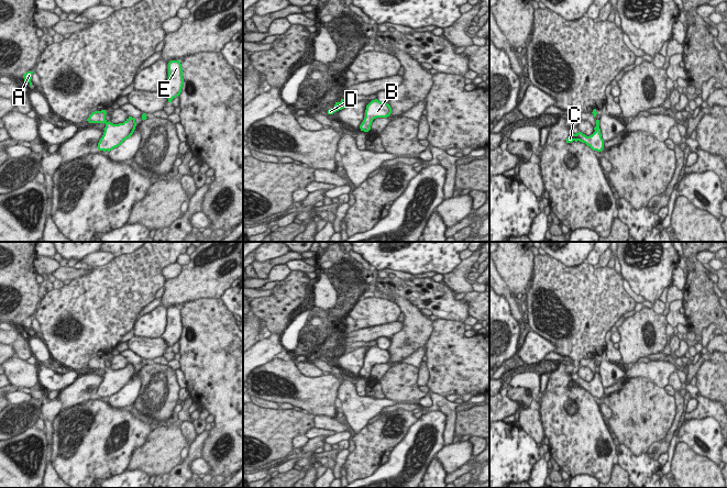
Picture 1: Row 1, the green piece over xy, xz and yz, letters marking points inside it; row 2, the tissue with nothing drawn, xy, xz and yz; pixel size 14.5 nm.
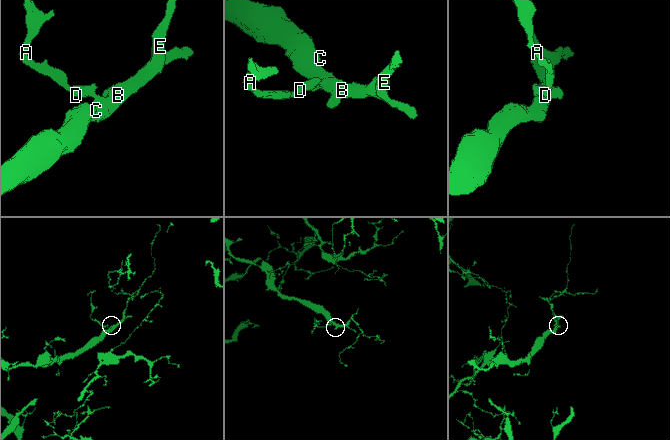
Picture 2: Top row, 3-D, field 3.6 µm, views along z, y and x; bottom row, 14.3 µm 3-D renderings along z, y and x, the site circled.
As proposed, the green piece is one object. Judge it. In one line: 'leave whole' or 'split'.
leave whole

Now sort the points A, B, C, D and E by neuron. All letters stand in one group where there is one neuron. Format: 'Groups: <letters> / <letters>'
Groups: A B C D E.

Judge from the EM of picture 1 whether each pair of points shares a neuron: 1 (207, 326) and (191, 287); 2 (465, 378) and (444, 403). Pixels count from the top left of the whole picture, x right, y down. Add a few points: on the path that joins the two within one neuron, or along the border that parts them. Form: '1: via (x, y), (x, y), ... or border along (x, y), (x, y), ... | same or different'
1: border along (220, 298), (198, 298), (178, 306) | different
2: border along (430, 389), (444, 397) | different

